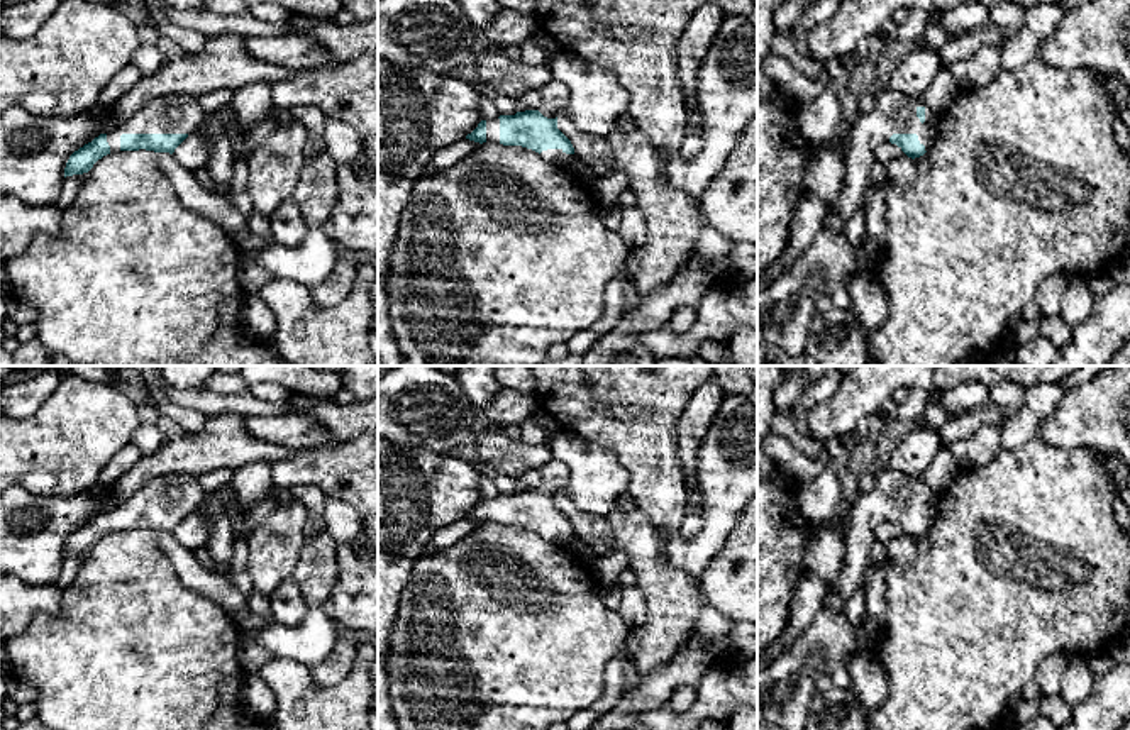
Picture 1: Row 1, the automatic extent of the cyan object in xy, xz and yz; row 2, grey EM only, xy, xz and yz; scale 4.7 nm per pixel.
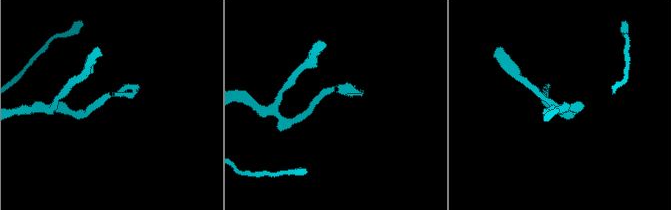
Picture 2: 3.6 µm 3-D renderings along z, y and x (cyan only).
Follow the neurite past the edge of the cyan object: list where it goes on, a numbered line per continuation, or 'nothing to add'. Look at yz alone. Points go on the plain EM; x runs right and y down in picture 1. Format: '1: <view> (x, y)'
1: yz (893, 492)

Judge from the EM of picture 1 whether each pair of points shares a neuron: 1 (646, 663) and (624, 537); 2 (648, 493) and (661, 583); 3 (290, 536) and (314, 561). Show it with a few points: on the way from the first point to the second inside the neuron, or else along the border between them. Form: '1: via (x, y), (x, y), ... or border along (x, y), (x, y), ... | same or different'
1: via (659, 632), (659, 580), (653, 568) | same
2: border along (636, 507), (656, 529), (663, 549) | different
3: border along (309, 532), (290, 576) | different

